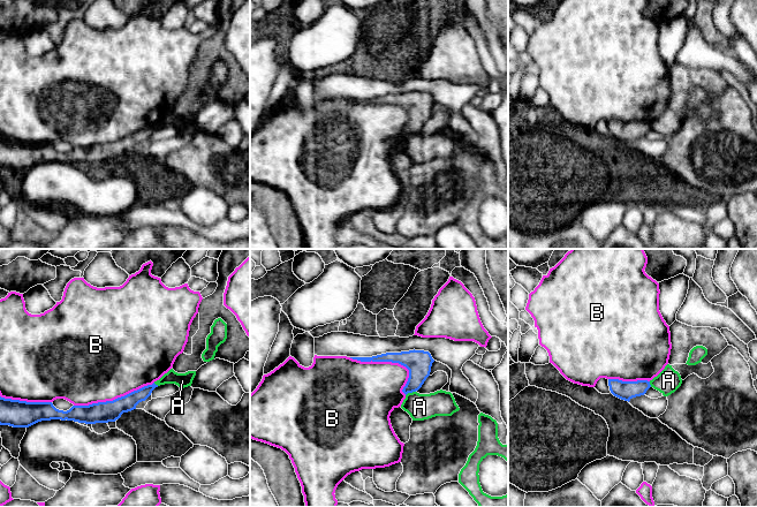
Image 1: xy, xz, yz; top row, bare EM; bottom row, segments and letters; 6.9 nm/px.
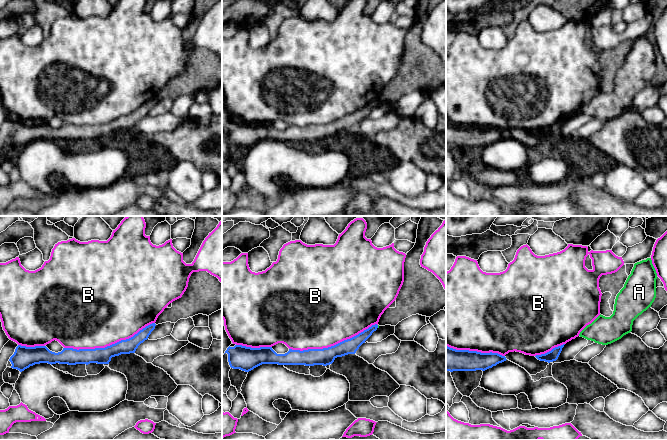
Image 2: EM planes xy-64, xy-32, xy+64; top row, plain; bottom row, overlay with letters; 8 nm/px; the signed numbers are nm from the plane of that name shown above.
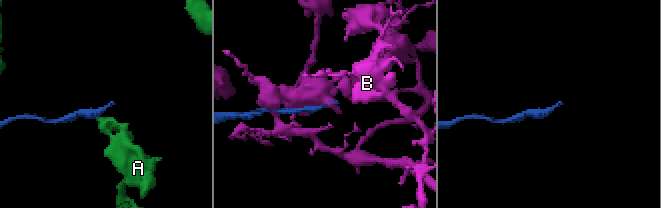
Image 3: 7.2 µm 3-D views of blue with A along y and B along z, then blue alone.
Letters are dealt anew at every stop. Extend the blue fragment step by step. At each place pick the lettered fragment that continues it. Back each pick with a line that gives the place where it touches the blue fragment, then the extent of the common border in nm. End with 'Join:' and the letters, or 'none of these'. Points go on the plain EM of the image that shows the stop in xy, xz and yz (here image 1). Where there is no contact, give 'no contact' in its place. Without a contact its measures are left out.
Join: none of these

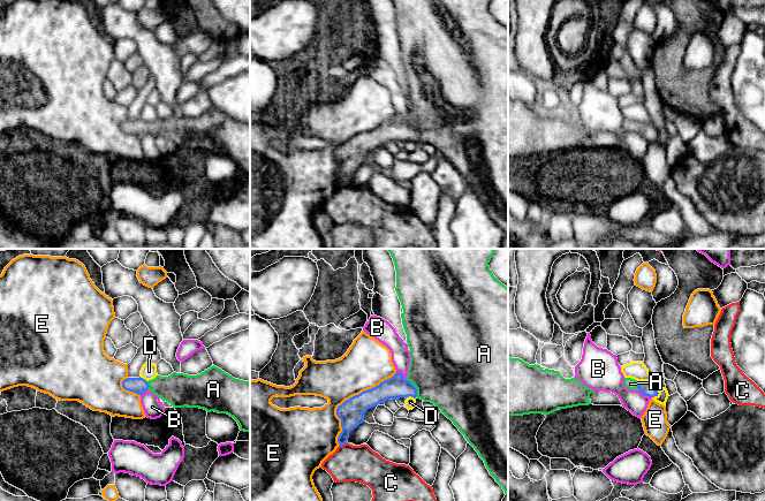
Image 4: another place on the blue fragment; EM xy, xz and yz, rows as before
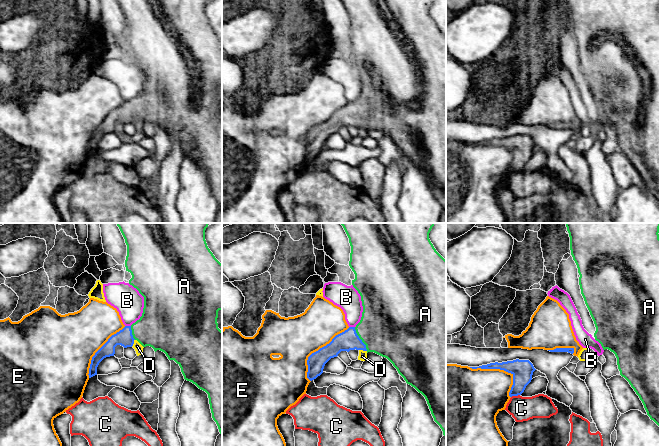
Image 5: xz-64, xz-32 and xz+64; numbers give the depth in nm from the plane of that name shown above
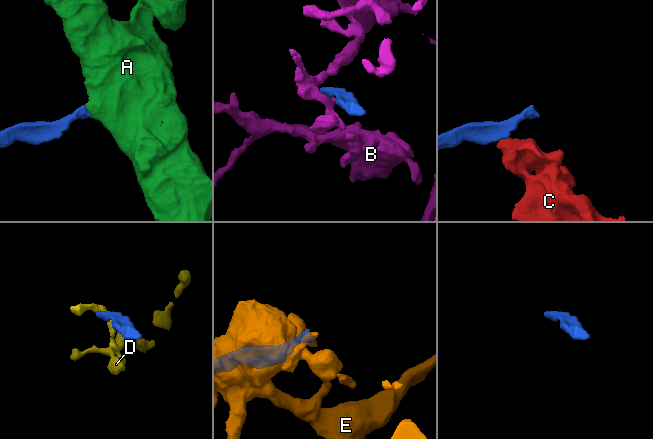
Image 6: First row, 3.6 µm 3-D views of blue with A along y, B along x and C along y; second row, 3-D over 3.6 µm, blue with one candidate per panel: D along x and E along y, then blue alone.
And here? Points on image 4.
A: contact xz (416, 130); length 140 nm
Join: A

